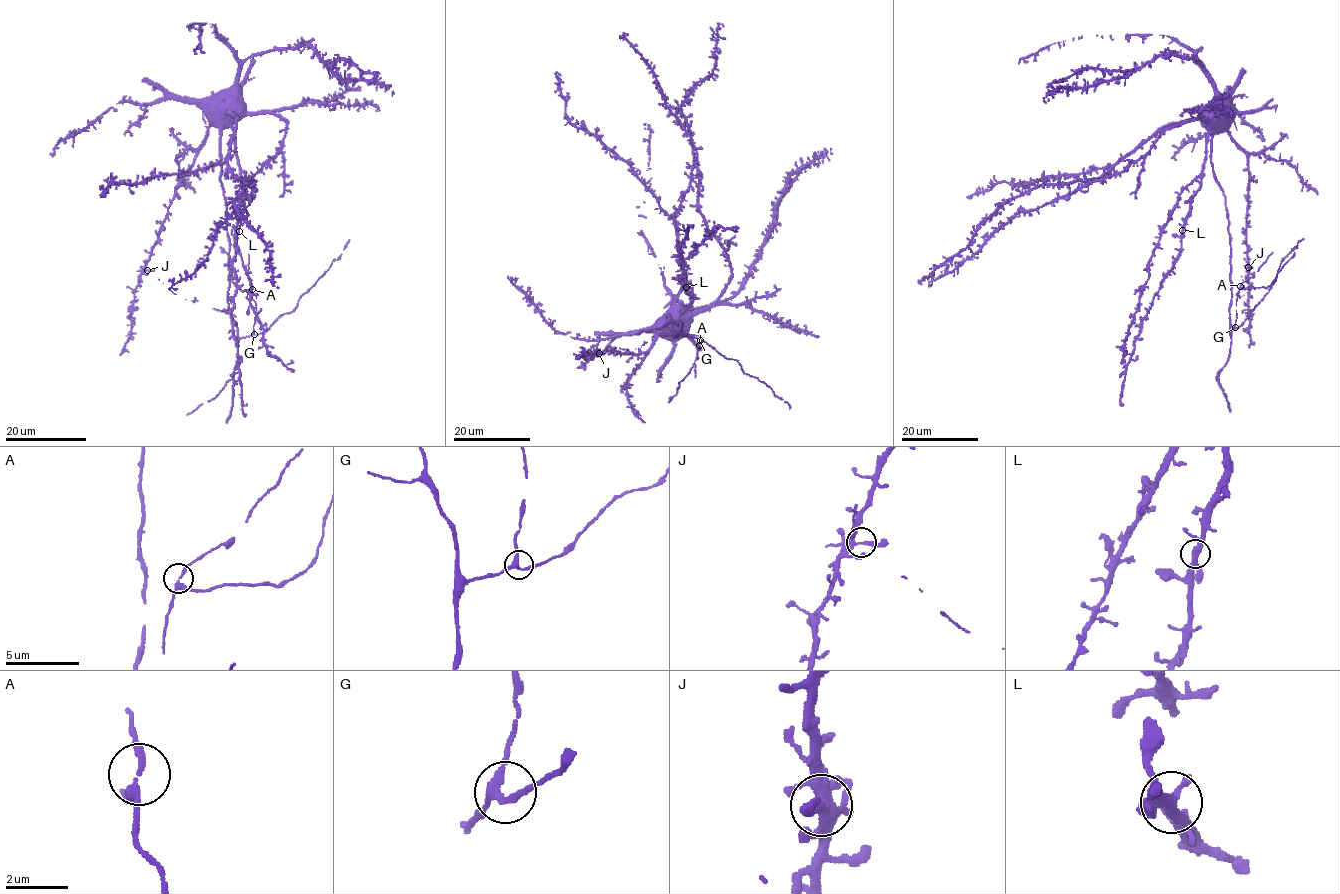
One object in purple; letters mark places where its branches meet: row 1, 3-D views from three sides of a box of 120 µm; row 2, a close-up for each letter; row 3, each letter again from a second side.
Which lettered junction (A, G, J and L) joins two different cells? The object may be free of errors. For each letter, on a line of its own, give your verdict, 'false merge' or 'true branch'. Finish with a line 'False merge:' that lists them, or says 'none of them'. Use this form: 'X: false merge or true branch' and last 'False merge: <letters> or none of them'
A: true branch
G: true branch
J: true branch
L: true branch
False merge: none of them

